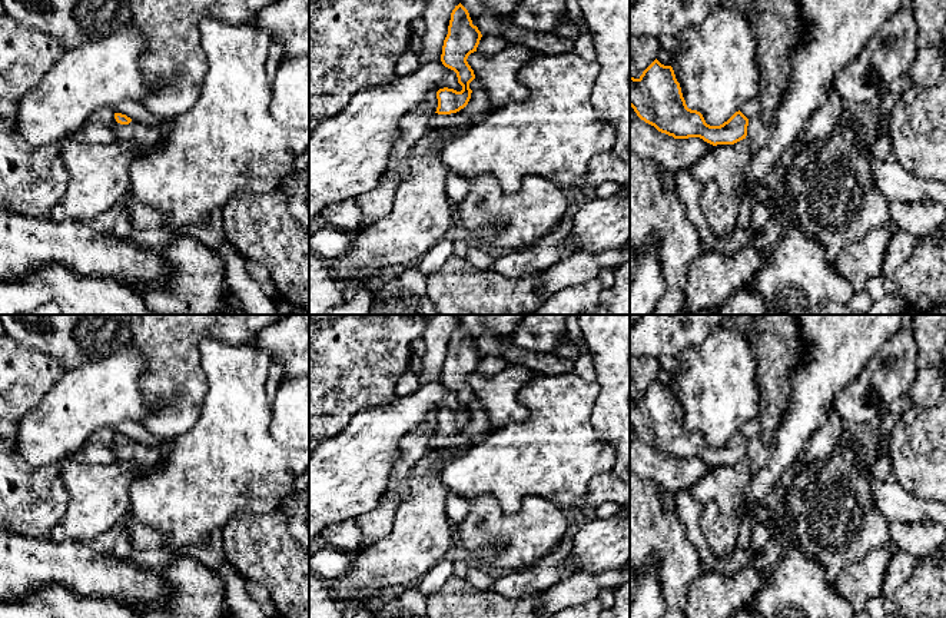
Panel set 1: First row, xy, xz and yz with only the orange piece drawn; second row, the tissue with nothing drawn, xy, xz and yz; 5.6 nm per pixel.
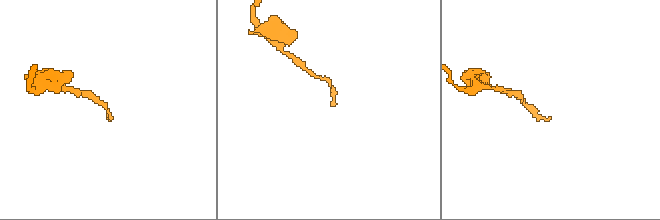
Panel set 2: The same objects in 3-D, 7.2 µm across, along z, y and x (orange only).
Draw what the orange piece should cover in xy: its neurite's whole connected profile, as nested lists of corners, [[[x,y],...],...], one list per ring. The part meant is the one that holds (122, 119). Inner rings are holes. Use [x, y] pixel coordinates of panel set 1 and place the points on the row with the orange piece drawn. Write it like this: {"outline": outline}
{"outline": [[[114,113],[113,130],[117,142],[132,140],[145,147],[152,147],[163,137],[163,130],[156,126],[149,126],[139,120],[132,120],[126,114]]]}

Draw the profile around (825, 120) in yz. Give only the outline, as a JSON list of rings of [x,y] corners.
[[[832,87],[824,104],[813,113],[804,127],[801,136],[806,146],[784,163],[793,180],[797,179],[803,167],[810,162],[817,147],[834,133],[842,123],[846,107],[839,93]]]

